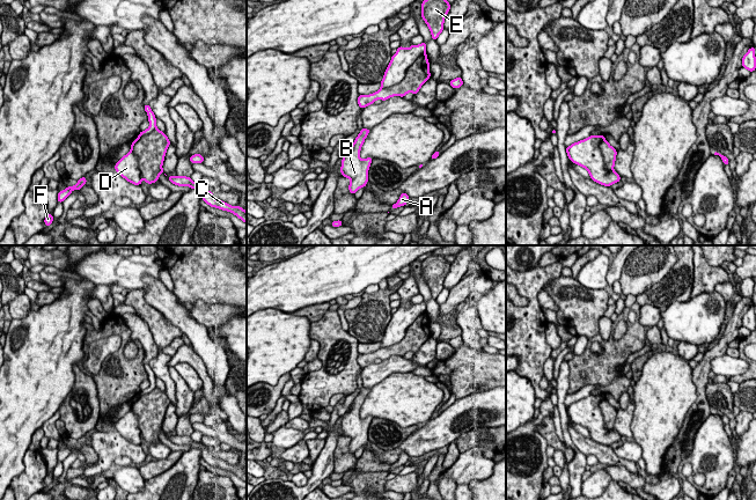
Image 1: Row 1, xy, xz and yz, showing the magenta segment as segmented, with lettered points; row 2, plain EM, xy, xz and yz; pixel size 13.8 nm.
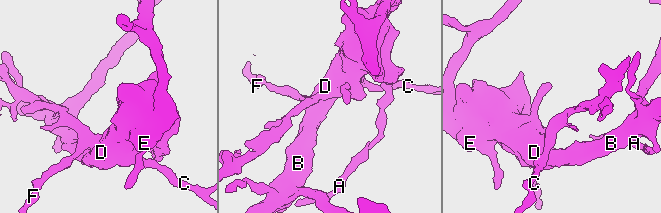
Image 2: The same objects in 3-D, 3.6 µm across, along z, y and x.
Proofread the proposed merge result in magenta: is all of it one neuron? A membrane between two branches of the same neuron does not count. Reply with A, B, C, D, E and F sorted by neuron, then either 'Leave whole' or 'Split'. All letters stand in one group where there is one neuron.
Groups: A C F / B D E. Split

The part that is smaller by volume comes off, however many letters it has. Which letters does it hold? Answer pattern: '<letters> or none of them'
A, C, F

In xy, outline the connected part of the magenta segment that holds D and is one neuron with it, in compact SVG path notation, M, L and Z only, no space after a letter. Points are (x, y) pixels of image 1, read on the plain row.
M130 410L115 425L116 431L127 441L141 444L141 431L135 413Z

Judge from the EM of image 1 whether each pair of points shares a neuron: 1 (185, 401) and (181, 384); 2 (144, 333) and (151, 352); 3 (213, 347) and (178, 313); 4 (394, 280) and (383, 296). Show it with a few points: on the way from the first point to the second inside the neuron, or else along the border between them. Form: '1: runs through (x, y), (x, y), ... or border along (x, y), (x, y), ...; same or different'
1: runs through (185, 397), (182, 388); same
2: runs through (146, 338), (149, 347); same
3: runs through (204, 340), (185, 322); same
4: border along (402, 280), (391, 288), (388, 287); different

